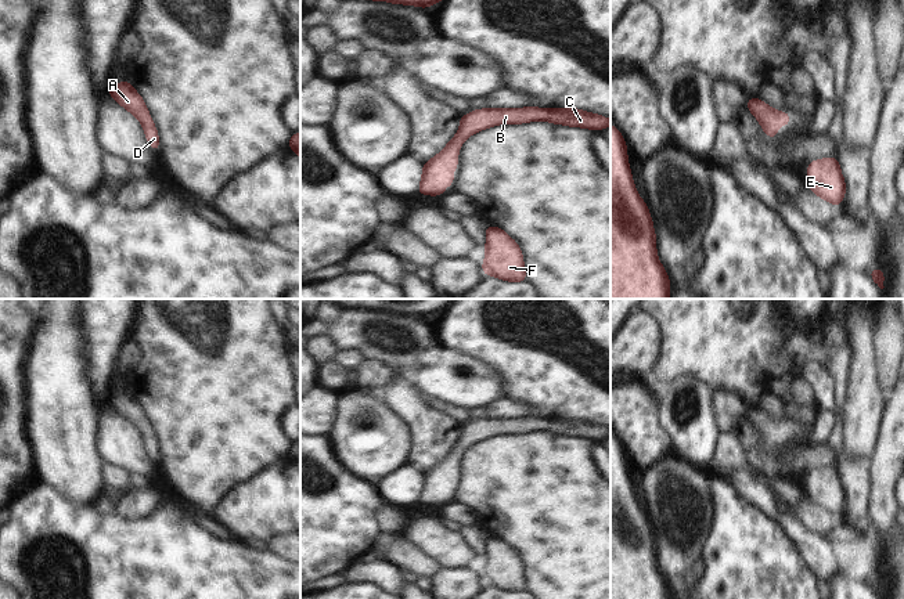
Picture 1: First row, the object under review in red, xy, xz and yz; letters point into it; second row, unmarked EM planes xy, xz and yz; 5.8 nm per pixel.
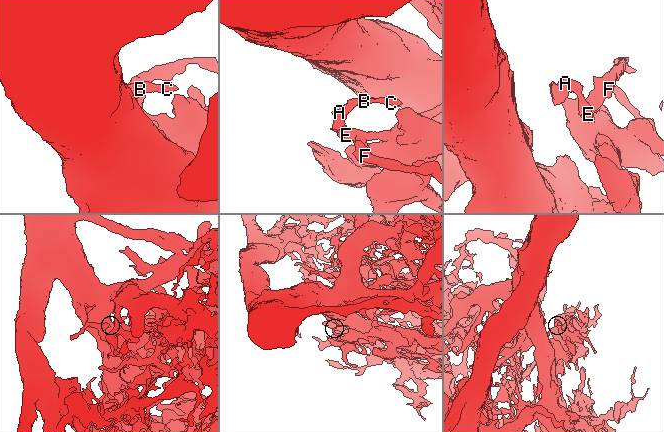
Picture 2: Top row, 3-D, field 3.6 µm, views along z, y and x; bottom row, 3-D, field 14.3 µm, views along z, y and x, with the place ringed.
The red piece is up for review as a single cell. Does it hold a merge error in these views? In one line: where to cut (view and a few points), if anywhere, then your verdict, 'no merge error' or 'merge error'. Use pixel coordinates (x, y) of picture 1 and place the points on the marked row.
no cut; no merge error

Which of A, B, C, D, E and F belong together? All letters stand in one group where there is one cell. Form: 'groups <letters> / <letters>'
groups A B C D E F

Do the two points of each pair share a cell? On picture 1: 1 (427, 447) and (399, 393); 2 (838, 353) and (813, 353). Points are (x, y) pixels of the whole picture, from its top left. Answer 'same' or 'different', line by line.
1: same
2: same

